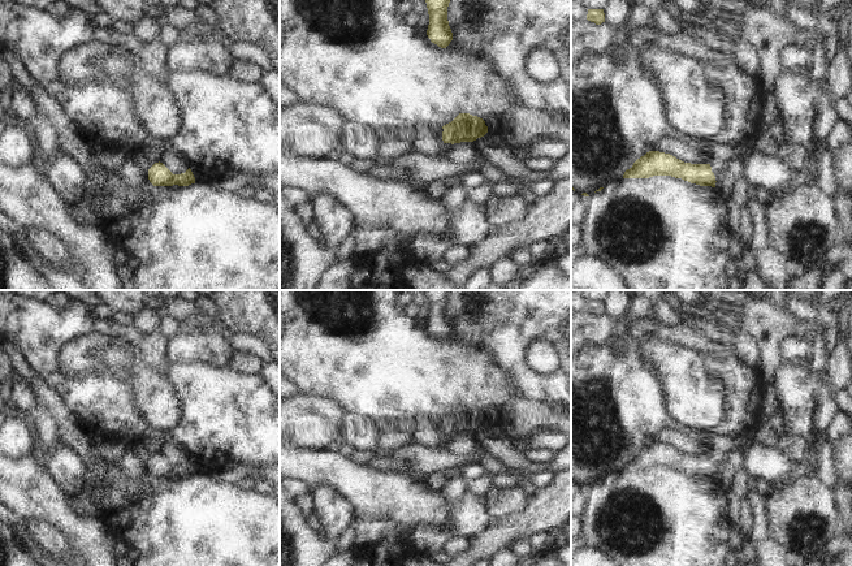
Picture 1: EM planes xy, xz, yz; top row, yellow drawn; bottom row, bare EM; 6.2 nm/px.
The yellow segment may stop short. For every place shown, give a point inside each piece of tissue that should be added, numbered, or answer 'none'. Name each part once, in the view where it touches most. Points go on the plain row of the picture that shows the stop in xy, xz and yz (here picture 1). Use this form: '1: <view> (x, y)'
1: yz (718, 459).

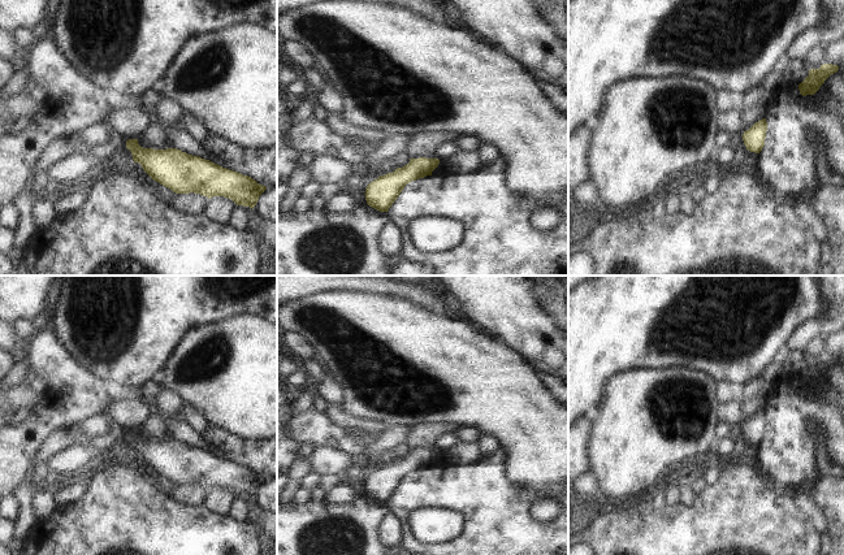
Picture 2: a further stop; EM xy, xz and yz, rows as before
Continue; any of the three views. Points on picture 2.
none.

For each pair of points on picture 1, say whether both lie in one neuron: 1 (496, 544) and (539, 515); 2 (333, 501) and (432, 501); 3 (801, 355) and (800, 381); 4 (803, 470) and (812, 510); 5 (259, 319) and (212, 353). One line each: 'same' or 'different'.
1: same
2: different
3: different
4: different
5: same

